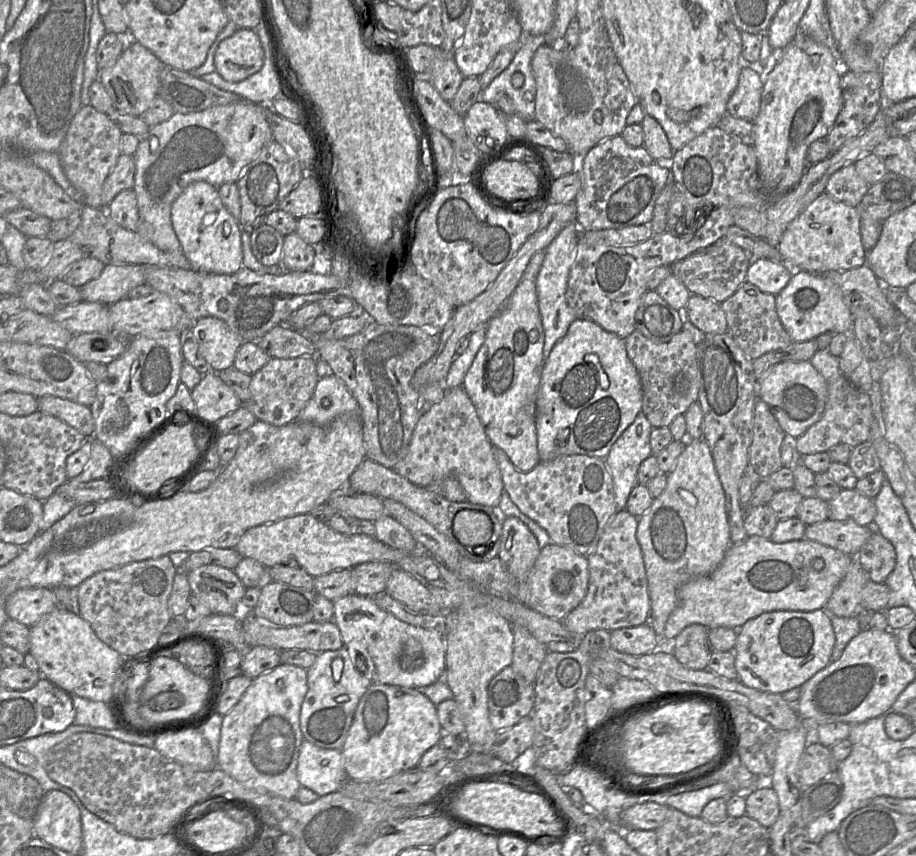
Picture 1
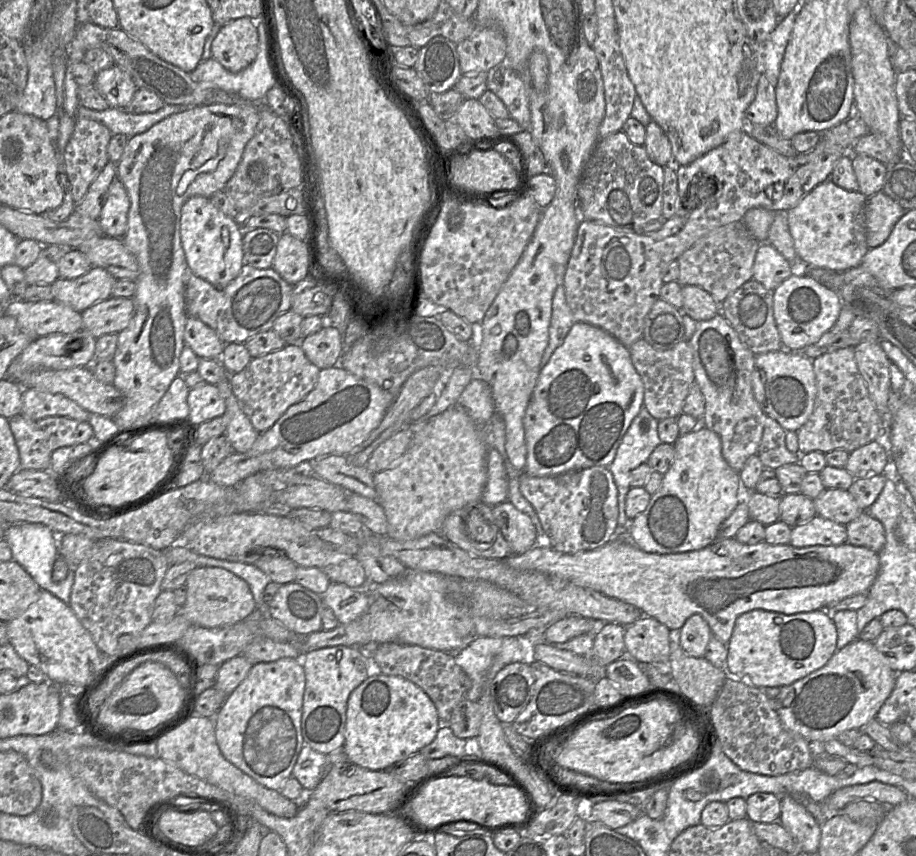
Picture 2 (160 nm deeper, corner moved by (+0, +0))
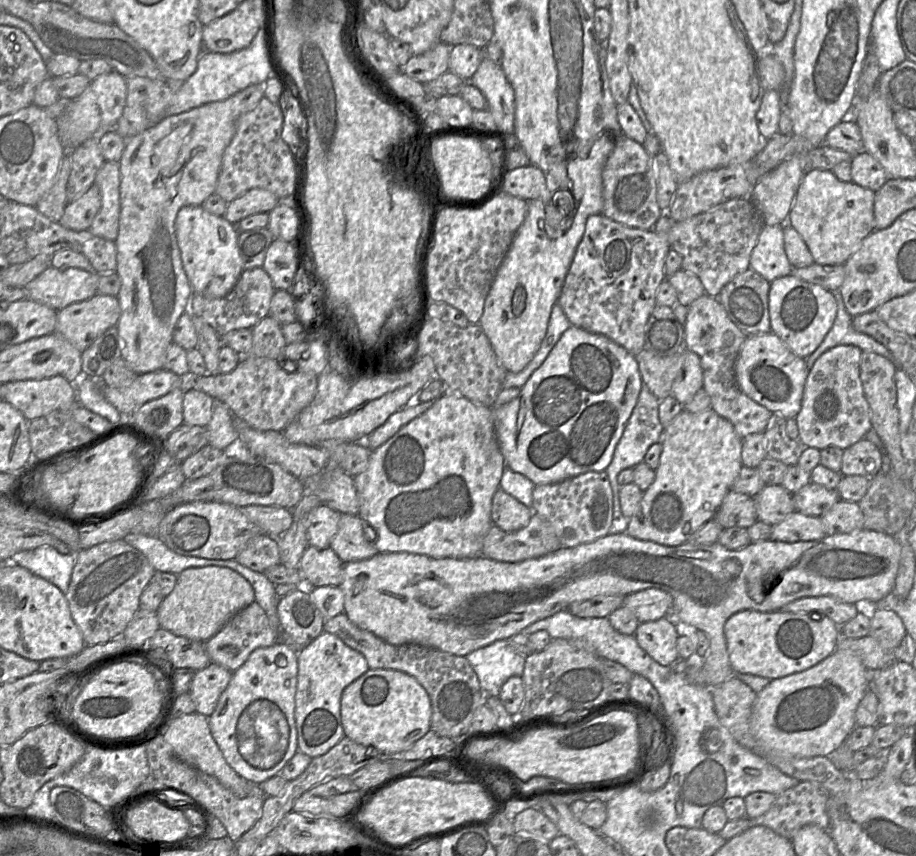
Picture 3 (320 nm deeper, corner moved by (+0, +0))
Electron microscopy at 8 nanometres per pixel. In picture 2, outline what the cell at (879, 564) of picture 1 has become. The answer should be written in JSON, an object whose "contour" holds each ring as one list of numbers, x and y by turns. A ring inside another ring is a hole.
{"contour":[[864,511,846,525,847,543,865,547,879,553,886,541,885,530,880,521]]}

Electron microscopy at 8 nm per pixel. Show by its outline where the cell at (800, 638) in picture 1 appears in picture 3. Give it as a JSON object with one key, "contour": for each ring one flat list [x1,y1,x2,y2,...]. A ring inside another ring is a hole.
{"contour":[[742,610,724,625,729,662,733,673,752,674,770,680,804,671,831,655,841,637,840,627,817,612,760,612]]}

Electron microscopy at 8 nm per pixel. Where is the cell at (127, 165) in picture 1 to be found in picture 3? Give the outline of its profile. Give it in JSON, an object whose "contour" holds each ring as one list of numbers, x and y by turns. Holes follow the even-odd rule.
{"contour":[[93,184,86,193,67,204,64,214,58,222,70,230,89,230,100,208,100,190,97,185]]}

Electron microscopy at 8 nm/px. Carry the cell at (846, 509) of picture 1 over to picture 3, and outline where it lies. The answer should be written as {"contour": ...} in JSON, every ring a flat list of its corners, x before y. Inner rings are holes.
{"contour":[[808,483,792,494,795,511,807,516,822,517,840,500,836,489,827,489,822,485]]}

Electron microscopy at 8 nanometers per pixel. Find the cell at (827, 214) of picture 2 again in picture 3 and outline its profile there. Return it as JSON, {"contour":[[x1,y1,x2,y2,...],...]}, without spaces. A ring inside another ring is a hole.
{"contour":[[808,169,799,185,787,223,794,228,806,243,814,263,819,265,844,265,849,257,869,236,874,227,875,192,854,182,842,182,831,170]]}

